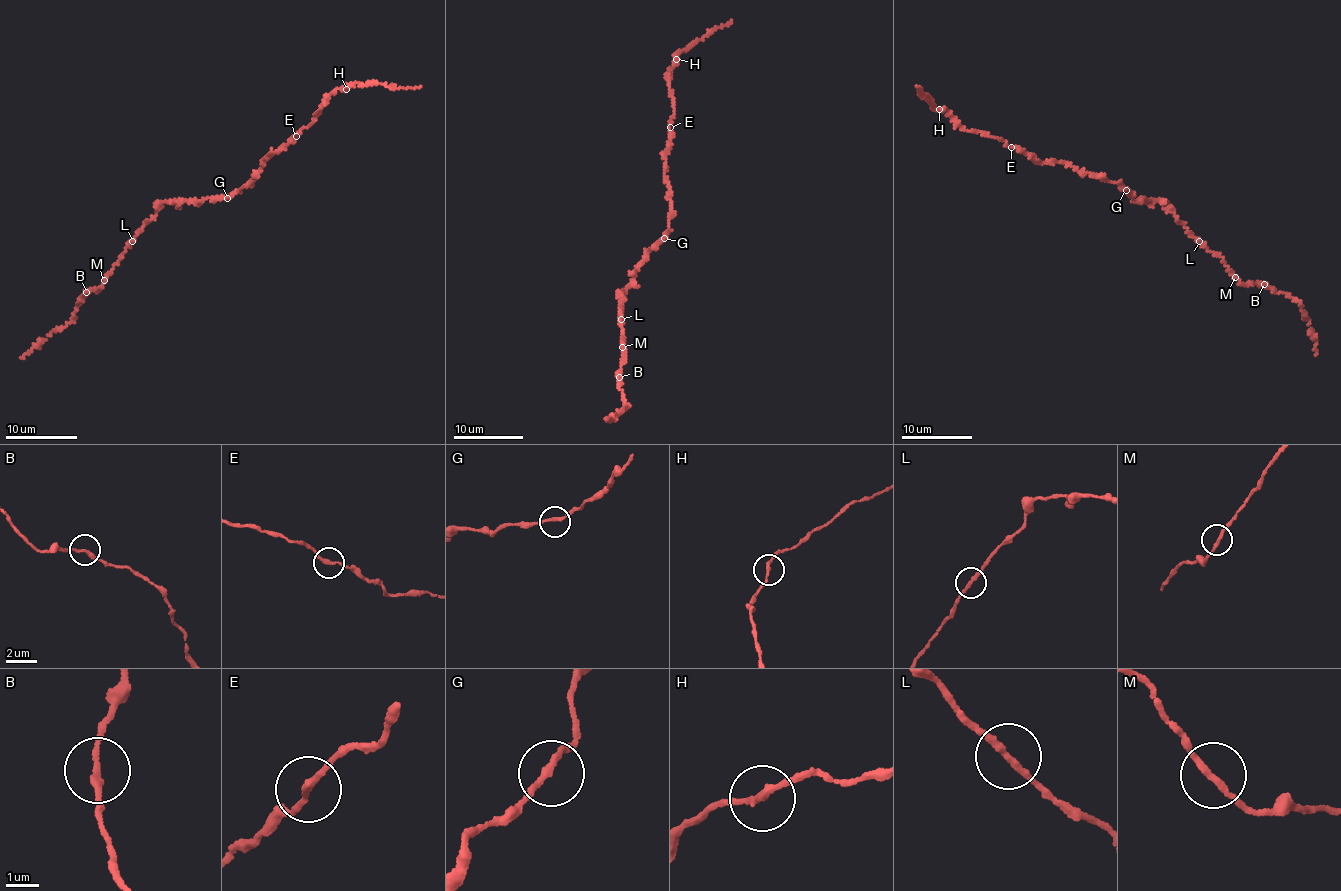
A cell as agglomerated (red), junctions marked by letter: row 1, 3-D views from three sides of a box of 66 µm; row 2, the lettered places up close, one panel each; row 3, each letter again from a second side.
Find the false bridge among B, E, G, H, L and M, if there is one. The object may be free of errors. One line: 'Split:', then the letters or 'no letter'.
Split: no letter

